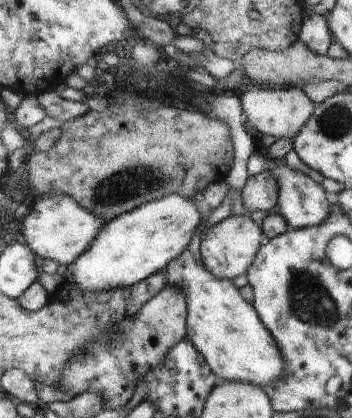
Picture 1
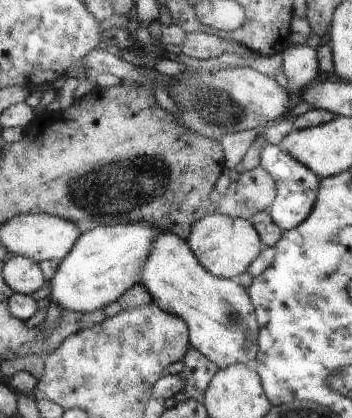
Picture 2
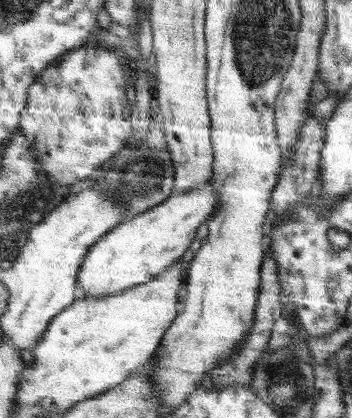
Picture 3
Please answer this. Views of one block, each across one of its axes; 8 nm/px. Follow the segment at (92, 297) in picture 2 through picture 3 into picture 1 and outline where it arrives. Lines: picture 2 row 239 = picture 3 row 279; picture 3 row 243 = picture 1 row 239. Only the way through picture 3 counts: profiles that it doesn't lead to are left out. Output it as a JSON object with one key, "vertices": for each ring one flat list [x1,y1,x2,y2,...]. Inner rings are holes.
{"vertices":[[171,194,151,204,143,204,109,222,91,250,71,264,65,276,69,276,69,282,73,280,87,290,111,290,141,284,143,280,167,270,171,262,187,252,201,220,203,214,197,208,197,202,181,194]]}

